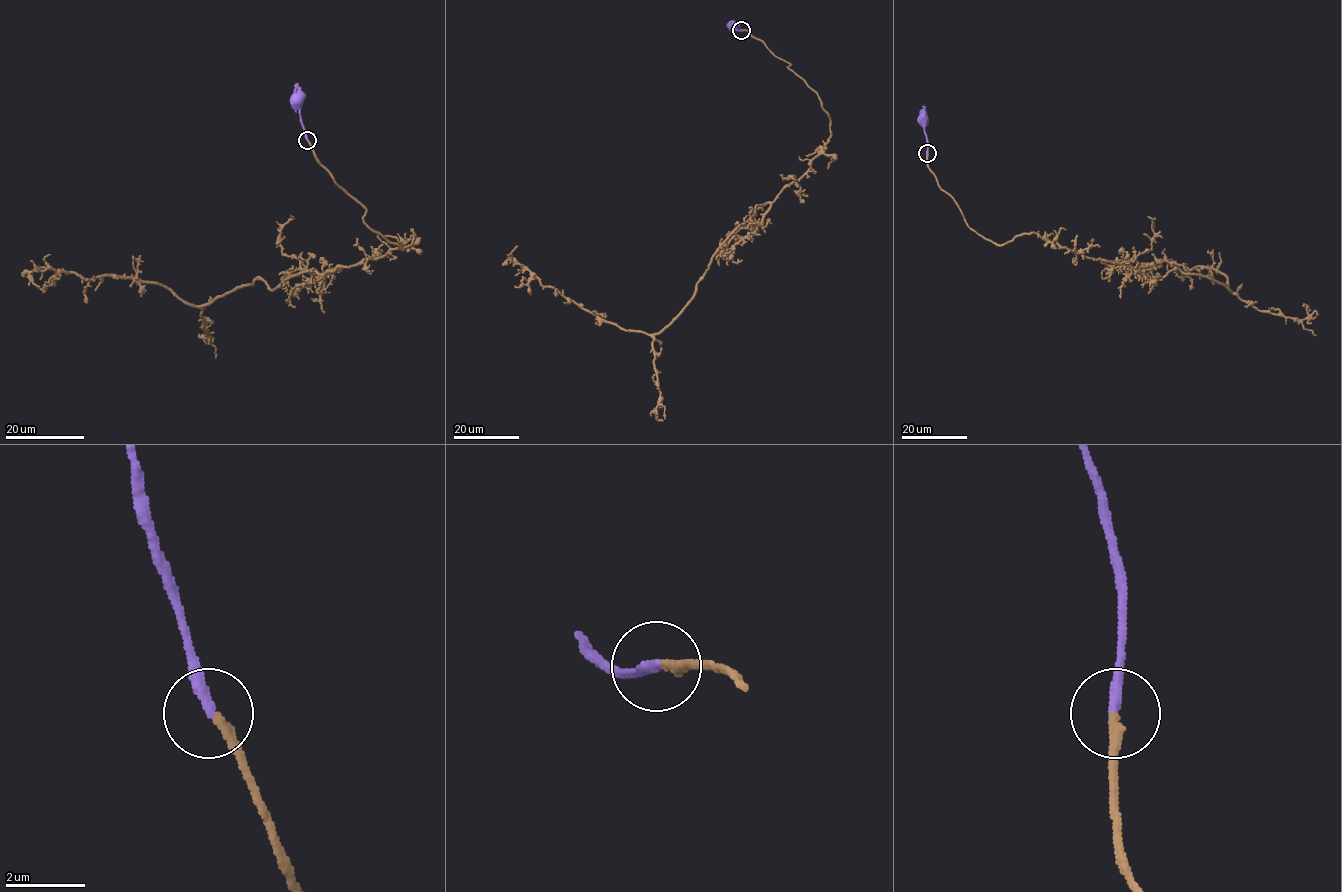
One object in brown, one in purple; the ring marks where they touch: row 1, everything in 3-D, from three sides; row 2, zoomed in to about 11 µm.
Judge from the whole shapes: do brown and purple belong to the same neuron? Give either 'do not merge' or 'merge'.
merge

